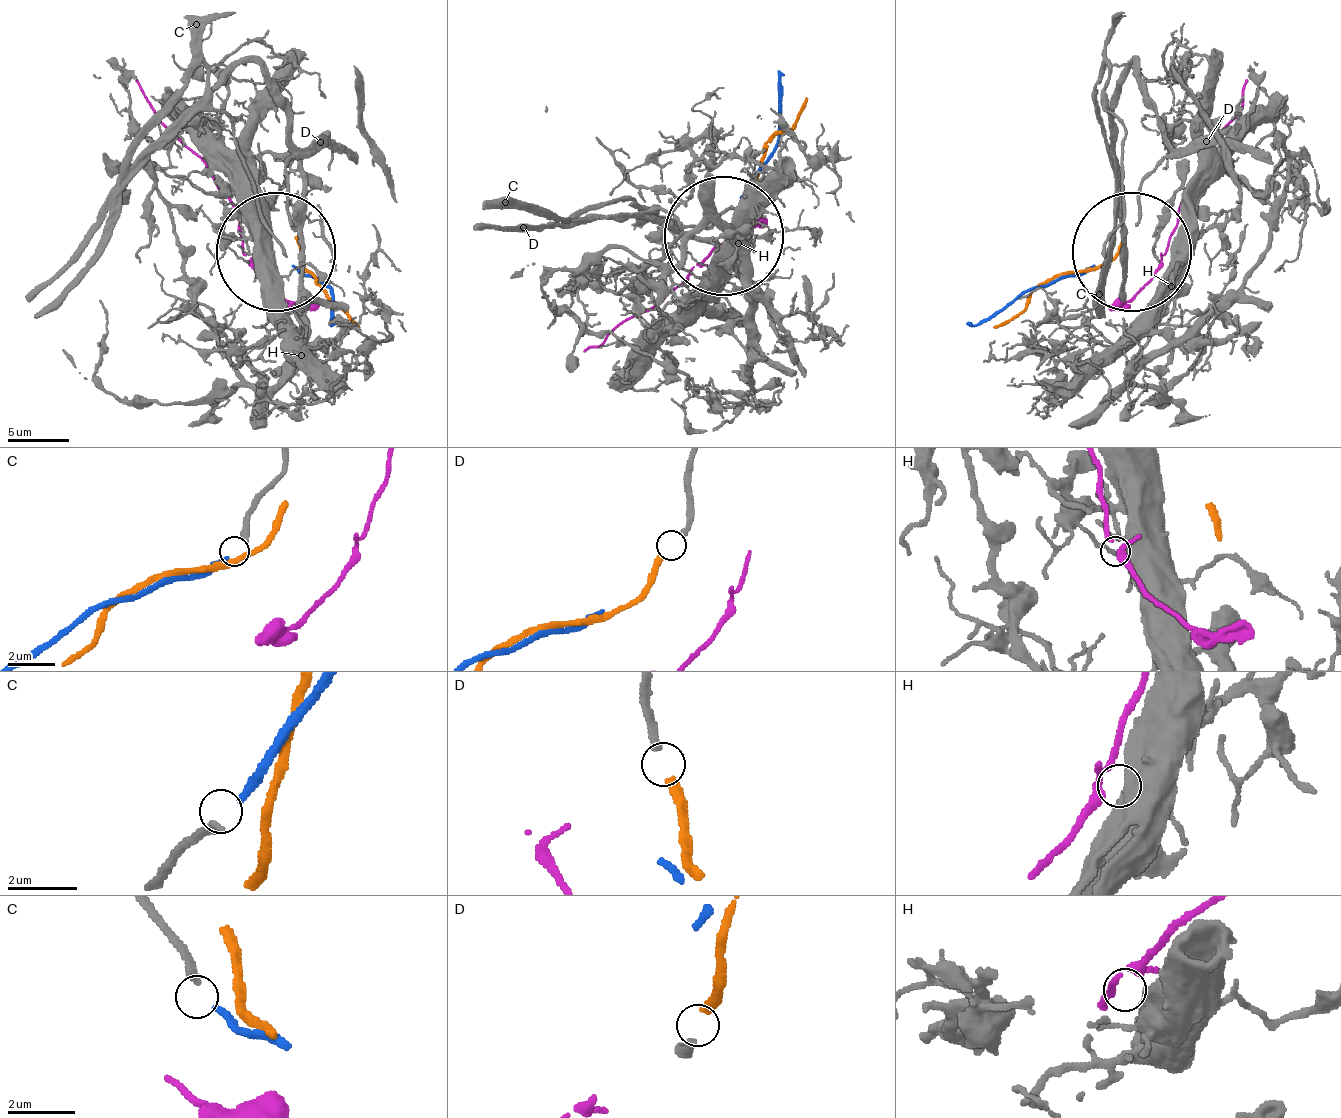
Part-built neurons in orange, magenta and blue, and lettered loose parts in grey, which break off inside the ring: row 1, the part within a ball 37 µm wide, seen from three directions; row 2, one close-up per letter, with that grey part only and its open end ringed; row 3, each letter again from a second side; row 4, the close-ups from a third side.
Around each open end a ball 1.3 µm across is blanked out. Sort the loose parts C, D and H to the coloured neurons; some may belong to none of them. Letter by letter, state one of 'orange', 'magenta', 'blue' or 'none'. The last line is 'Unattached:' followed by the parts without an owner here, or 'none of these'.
C: blue
D: orange
H: none
Unattached: H

